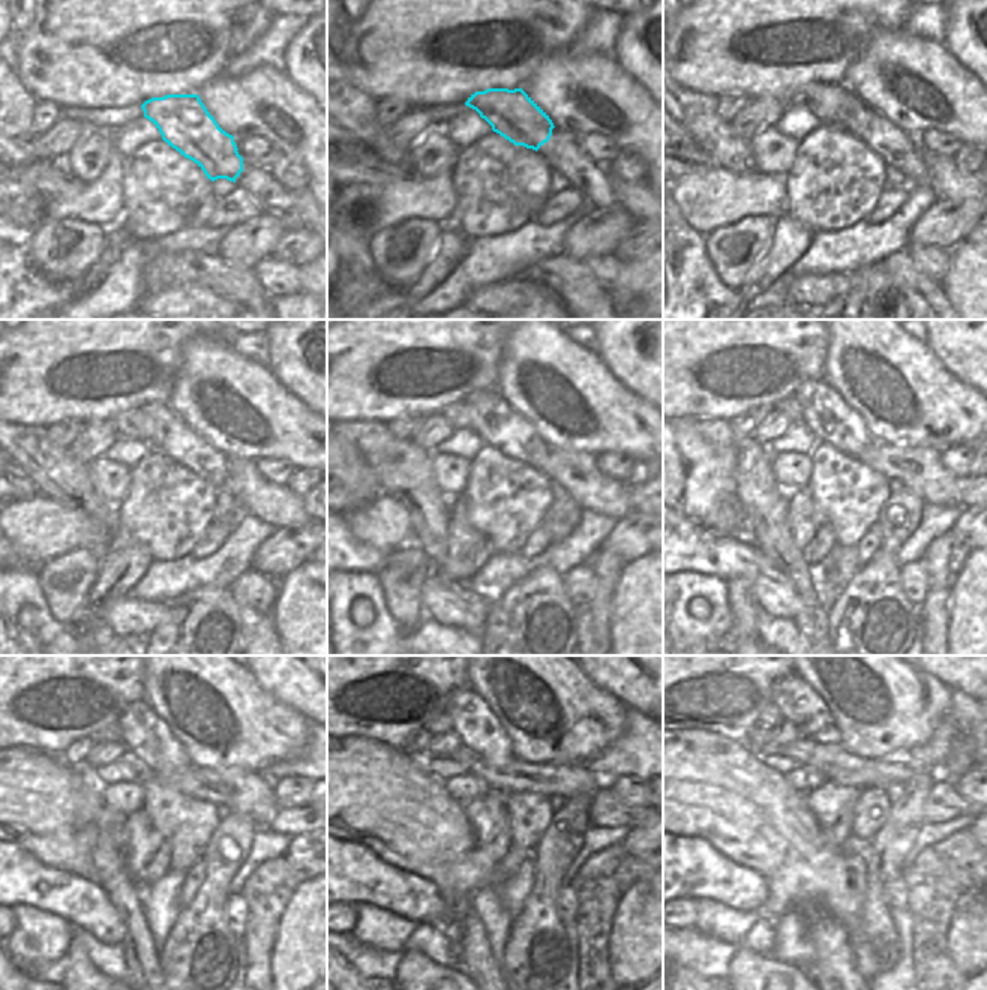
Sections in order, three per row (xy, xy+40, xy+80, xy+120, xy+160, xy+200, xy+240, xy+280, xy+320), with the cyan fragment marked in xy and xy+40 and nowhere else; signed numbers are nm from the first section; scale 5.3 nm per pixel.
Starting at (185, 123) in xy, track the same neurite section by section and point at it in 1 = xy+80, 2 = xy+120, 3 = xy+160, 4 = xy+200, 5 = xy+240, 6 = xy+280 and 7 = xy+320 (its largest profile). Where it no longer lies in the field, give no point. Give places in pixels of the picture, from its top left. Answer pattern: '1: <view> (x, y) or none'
1: xy+80 (828, 104)
2: xy+120 (132, 423)
3: xy+160 (458, 413)
4: xy+200 (791, 407)
5: xy+240 (111, 734)
6: xy+280 (441, 723)
7: xy+320 (770, 717)

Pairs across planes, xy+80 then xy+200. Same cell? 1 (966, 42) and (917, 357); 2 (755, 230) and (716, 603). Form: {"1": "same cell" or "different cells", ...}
{"1": "different cells", "2": "different cells"}

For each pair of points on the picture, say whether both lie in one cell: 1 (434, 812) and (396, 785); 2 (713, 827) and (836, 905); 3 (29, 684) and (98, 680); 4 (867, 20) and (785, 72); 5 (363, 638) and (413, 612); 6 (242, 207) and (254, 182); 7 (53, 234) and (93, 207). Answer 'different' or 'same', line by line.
1: same
2: same
3: same
4: same
5: different
6: different
7: different

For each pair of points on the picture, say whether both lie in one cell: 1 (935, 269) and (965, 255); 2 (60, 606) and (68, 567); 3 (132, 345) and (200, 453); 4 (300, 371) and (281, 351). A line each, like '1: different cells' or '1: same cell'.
1: different cells
2: same cell
3: different cells
4: same cell

